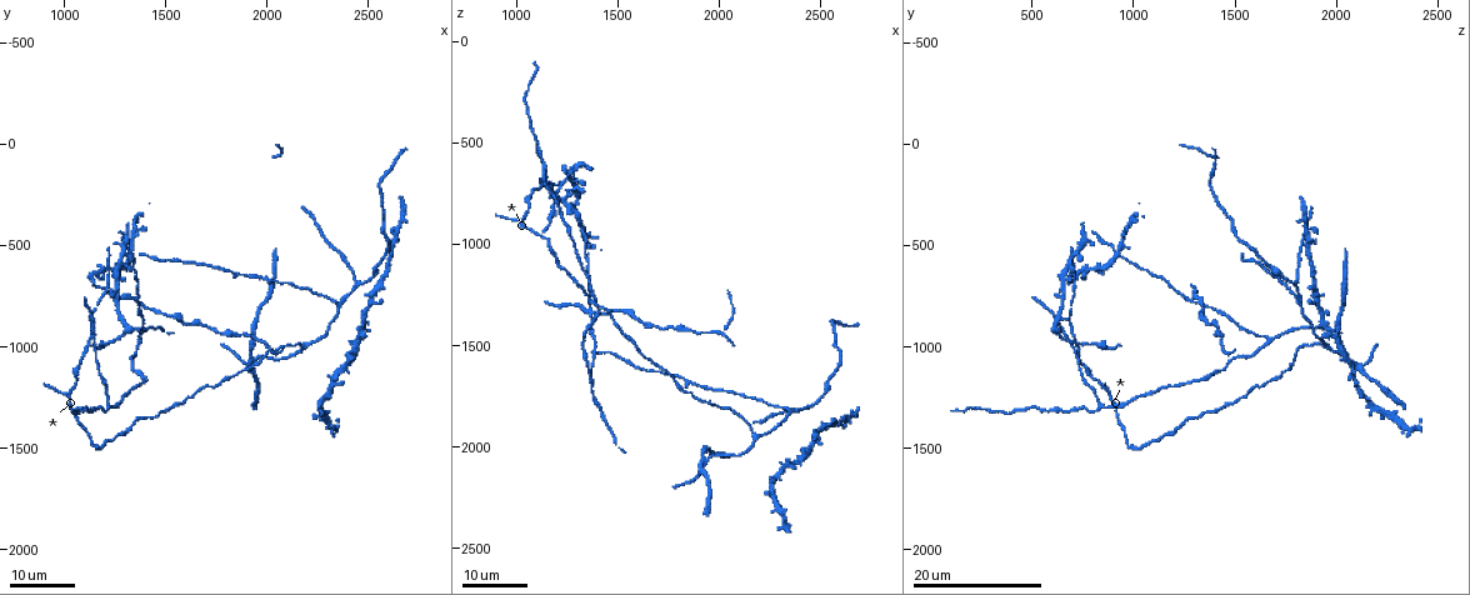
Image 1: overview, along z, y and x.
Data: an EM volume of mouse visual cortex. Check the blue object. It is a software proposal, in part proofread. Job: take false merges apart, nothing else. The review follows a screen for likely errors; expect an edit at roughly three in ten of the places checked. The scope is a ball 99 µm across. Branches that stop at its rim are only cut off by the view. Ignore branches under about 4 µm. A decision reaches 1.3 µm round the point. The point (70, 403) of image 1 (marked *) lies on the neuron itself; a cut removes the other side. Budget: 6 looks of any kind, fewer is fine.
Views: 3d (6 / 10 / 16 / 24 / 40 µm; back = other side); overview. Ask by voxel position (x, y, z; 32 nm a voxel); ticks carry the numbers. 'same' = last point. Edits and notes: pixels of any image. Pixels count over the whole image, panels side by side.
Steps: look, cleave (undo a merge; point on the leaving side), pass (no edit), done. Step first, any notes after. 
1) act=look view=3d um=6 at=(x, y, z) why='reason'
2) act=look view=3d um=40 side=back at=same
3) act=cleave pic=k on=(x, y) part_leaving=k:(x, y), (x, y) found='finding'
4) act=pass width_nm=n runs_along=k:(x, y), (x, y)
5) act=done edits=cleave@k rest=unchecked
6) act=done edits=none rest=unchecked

act=look view=3d um=24 at=(1210, 1290, 840) why='three-way junction'

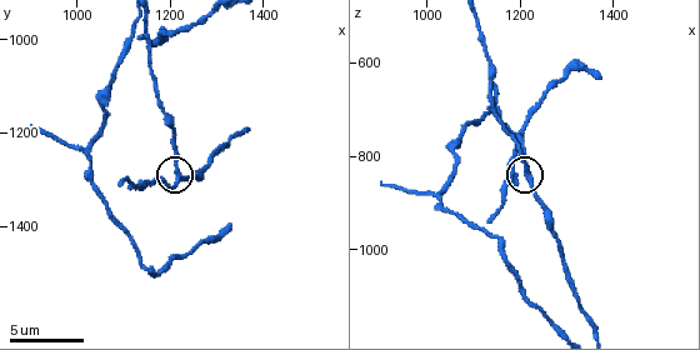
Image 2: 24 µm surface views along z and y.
act=look view=3d um=10 at=(1220, 1295, 850)

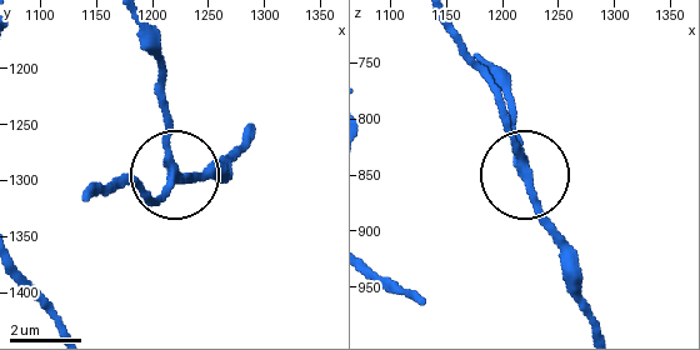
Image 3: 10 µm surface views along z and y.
act=pass side_arm_um=28 runs_along=3:(476, 58), (504, 96), (521, 171), (500, 99) found='continuous, no second neuron'

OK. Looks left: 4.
act=look view=3d um=16 at=(1300, 930, 610) why='sudden change in width'

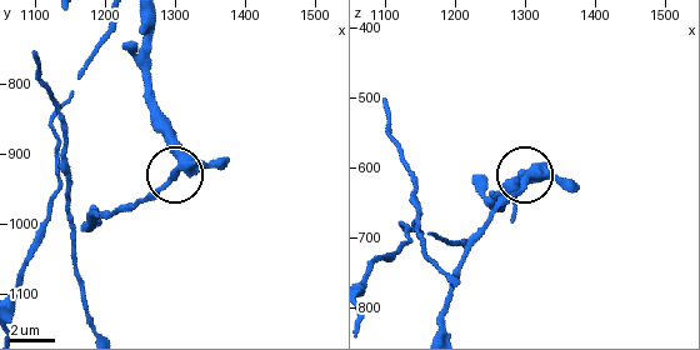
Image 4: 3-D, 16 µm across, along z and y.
act=look view=3d um=6 at=(1300, 930, 620)

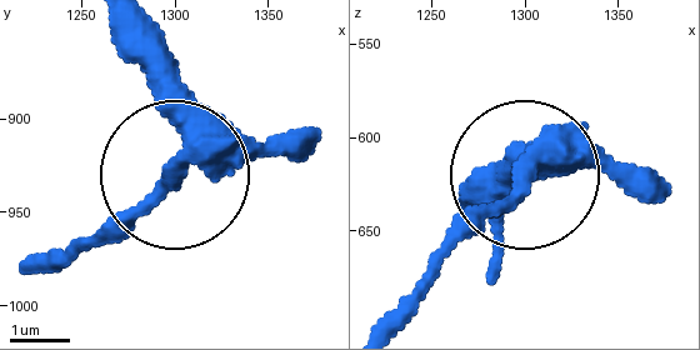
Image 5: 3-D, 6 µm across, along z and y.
act=cleave pic=5 on=(126, 211) width_nm=420 part_leaving=5:(175, 164), (115, 223), (55, 253) found='two neurons meet here'

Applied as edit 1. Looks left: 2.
act=done edits=cleave@5 rest=unchecked

